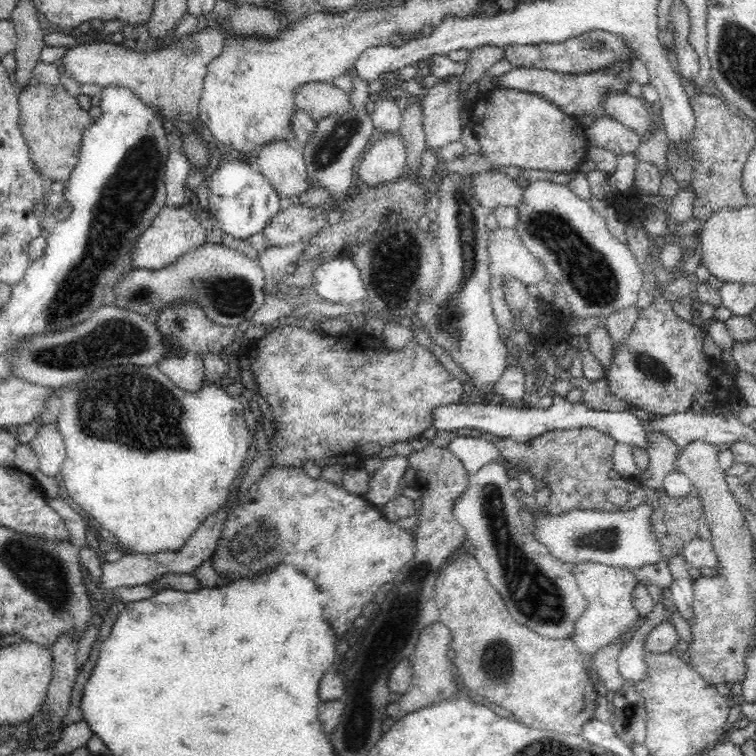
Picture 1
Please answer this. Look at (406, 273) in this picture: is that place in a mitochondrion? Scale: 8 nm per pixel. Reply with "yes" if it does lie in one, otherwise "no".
yes

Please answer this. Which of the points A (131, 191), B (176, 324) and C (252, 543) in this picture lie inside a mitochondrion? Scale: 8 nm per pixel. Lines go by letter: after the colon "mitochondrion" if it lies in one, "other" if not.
A: mitochondrion
B: mitochondrion
C: mitochondrion

